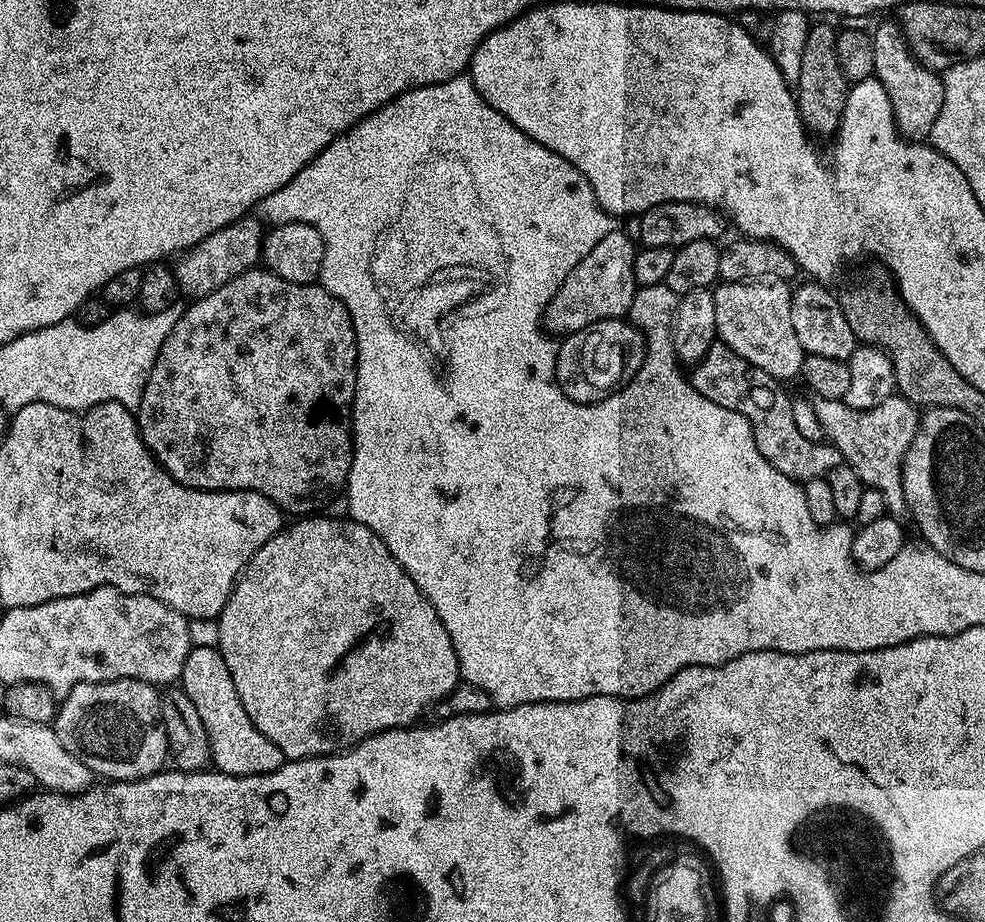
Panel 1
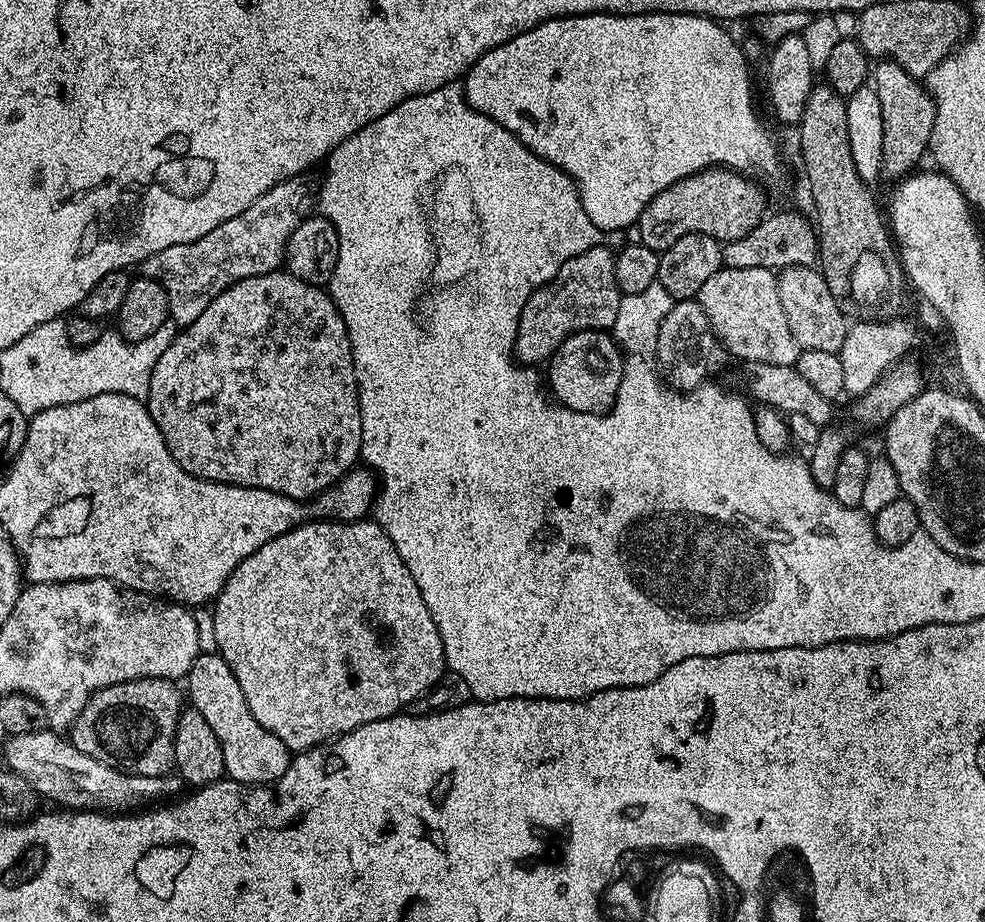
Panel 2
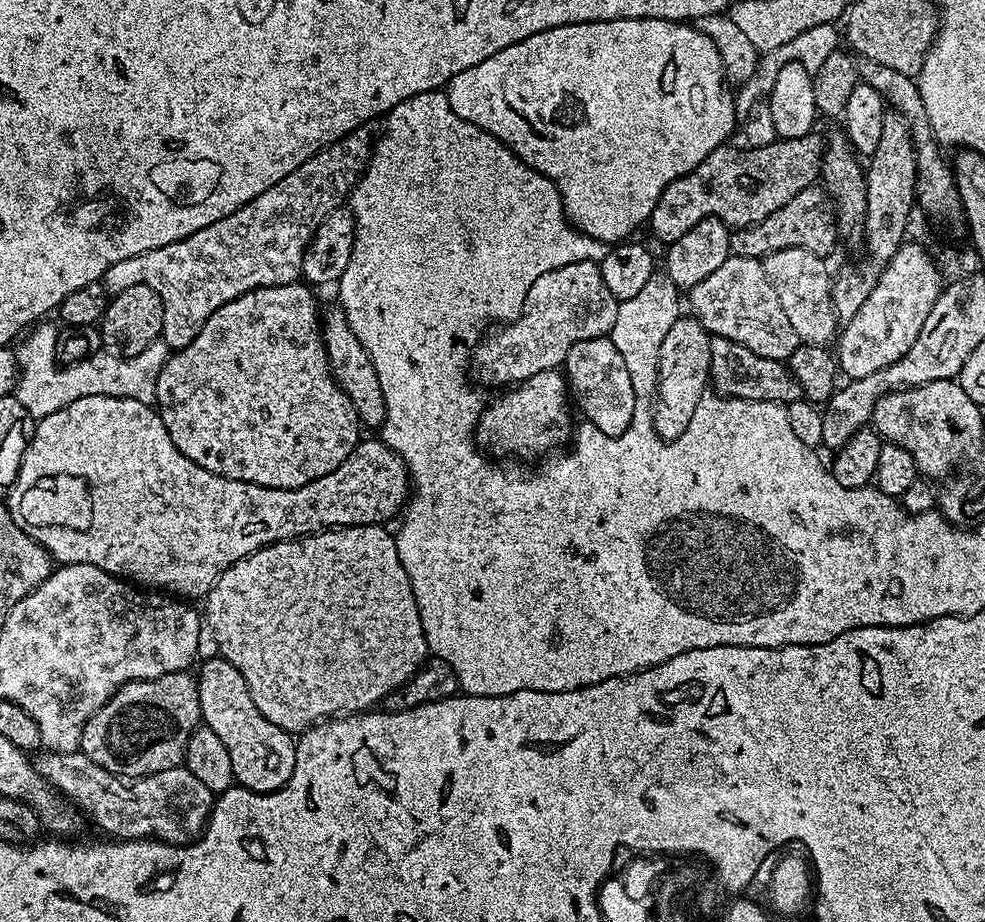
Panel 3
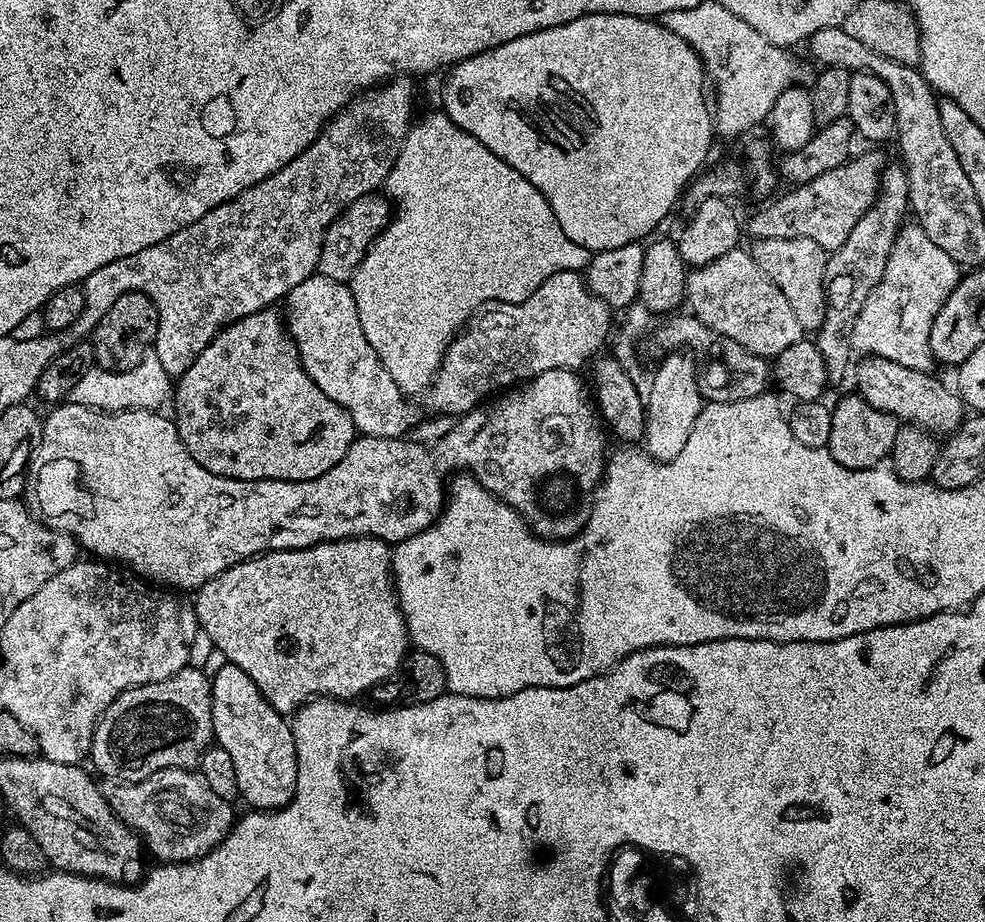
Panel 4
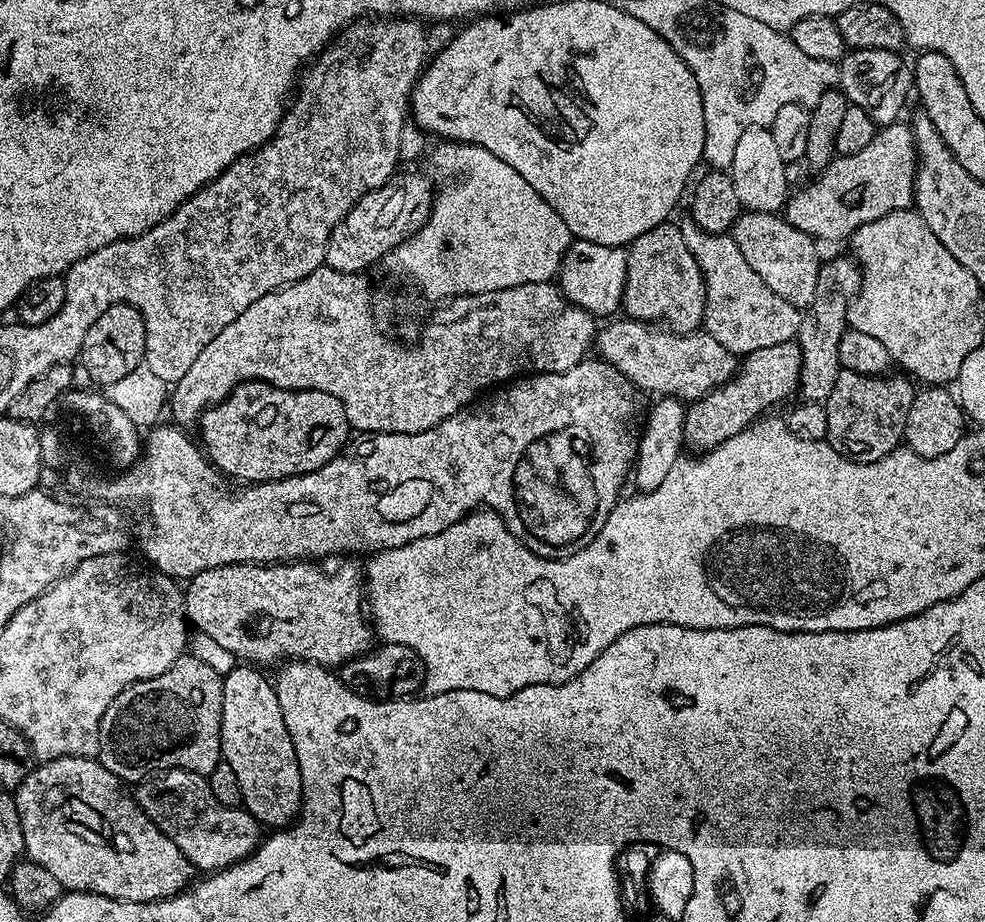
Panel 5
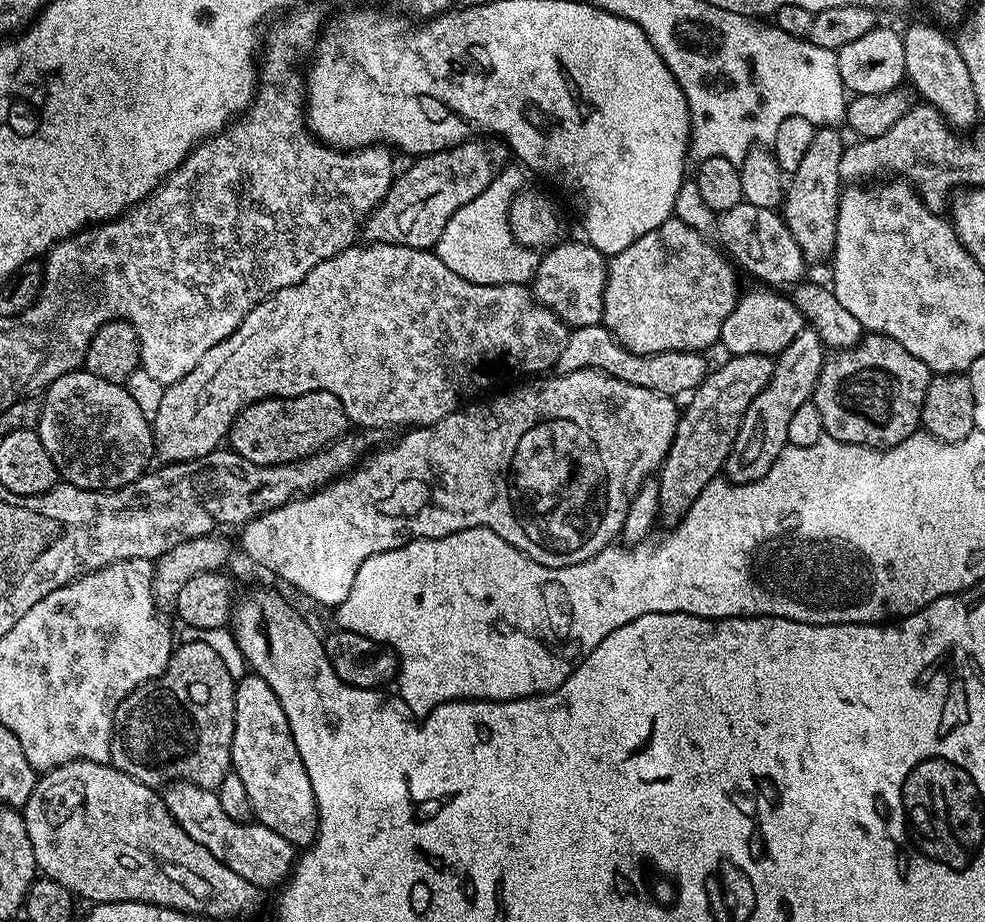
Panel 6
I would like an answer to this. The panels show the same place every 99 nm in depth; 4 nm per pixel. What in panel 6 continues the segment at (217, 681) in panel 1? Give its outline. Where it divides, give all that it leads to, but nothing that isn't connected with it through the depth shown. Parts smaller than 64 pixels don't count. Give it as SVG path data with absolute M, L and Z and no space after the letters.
M247 674L236 680L236 721L234 722L234 738L232 739L232 771L242 778L246 786L246 794L250 794L252 815L261 824L265 824L274 834L282 834L286 842L295 844L303 850L313 844L320 833L318 822L318 806L314 798L314 786L310 786L310 774L305 753L296 745L297 733L286 722L286 710L282 710L282 702L278 702L278 694L270 690L268 681L258 674Z

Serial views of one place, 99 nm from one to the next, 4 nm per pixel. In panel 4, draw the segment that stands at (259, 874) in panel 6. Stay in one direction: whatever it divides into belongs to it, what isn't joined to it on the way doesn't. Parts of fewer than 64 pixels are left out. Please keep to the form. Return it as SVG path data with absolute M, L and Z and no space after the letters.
M163 768L133 784L112 782L107 786L112 813L140 837L147 851L149 848L160 862L181 864L183 860L200 859L223 842L234 823L233 805L218 798L196 770Z

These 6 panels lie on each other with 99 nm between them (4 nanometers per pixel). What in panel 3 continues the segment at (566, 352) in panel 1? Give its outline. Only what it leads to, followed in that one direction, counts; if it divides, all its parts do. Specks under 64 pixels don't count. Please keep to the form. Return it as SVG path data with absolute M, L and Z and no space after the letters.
M599 336L574 342L574 346L570 346L566 354L562 371L567 391L574 404L580 407L587 423L602 430L602 434L607 436L622 434L631 426L636 416L634 382L630 382L630 370L626 370L626 362L622 359L622 354L618 354L615 339Z

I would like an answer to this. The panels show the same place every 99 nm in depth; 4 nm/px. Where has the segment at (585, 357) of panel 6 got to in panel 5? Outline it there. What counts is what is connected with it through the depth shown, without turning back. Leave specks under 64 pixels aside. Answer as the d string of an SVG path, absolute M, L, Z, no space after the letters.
M612 318L601 323L596 330L594 352L625 376L633 389L653 392L656 398L675 397L681 402L702 399L738 371L737 353L728 352L710 333L703 330L679 333L643 320Z

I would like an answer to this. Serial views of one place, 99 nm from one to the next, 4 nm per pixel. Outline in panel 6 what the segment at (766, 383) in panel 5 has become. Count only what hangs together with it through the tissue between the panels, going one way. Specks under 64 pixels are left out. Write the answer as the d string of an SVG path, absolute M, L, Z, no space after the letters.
M762 354L729 355L725 364L711 369L702 383L687 397L688 405L683 405L680 421L676 424L676 433L672 439L670 450L666 454L664 463L660 466L658 481L660 484L659 519L679 522L690 510L692 503L706 490L711 480L717 479L723 473L724 463L734 446L734 438L738 434L738 426L746 414L746 406L758 398L758 394L772 377L773 357Z

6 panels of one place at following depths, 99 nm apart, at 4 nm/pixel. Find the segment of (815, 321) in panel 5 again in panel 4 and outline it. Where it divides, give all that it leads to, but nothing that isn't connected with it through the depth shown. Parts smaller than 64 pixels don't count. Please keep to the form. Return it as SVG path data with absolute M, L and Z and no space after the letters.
M889 163L881 172L880 192L876 196L876 201L870 206L870 210L866 210L866 214L858 218L854 230L846 234L846 242L842 242L842 246L831 249L828 258L824 275L826 314L822 318L822 326L814 333L814 339L818 350L824 352L828 379L832 382L847 370L848 359L854 356L852 347L854 322L858 314L862 314L862 306L866 306L866 298L870 298L874 286L878 286L886 270L886 262L890 258L894 238L900 232L910 212L908 175L903 163L895 163Z

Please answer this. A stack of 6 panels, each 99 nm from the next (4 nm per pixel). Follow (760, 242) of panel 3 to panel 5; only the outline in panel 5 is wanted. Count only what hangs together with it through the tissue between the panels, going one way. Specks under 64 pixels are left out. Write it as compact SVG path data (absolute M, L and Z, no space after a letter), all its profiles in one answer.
M904 122L883 125L883 127L877 131L876 136L874 138L870 138L869 144L867 144L863 150L857 150L855 154L846 154L845 156L837 155L825 166L825 168L819 169L817 176L820 177L818 177L817 180L805 190L805 192L800 192L797 196L795 196L795 194L789 195L787 203L782 209L782 215L784 219L790 222L790 226L794 226L798 230L802 230L817 242L823 242L823 240L847 241L849 237L851 237L852 232L856 230L858 226L866 226L870 222L874 222L886 214L897 212L900 208L912 208L914 204L914 193L916 190L916 144L912 140L911 127L909 127L907 123L904 124Z

